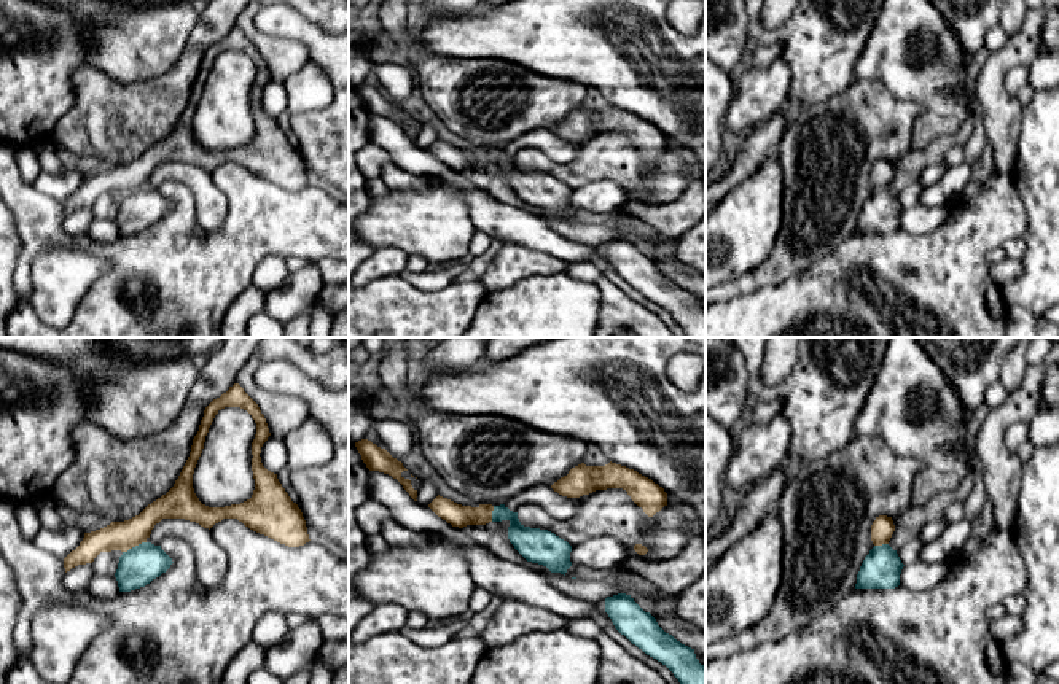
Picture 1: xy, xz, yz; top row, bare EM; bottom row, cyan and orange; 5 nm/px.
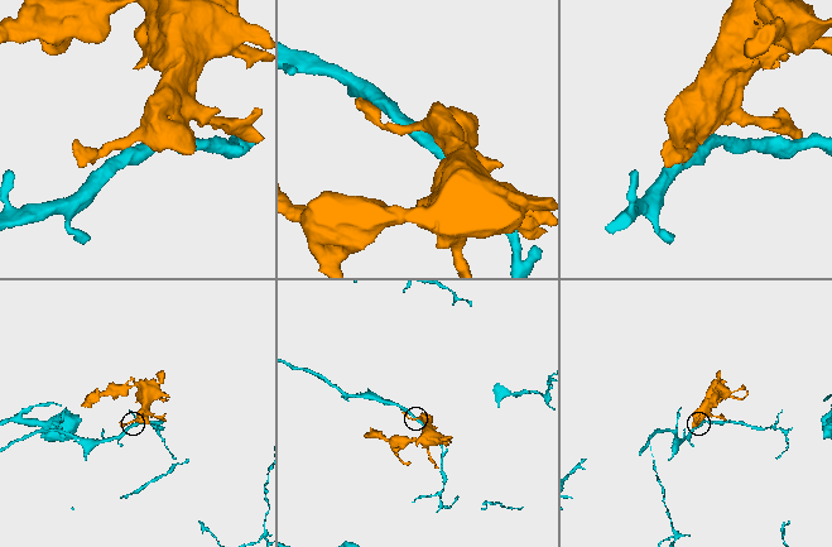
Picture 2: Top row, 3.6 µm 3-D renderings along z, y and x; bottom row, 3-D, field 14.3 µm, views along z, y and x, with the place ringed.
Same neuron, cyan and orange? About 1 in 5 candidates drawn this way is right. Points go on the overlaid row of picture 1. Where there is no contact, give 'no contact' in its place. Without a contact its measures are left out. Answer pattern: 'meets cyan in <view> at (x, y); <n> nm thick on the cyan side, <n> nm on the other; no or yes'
meets cyan in xy at (136, 546); 200 nm thick on the cyan side, 140 nm on the other; no

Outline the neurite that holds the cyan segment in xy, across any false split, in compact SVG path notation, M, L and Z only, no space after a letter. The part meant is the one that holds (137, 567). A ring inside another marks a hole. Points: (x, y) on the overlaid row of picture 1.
M142 542L127 552L123 552L115 573L119 592L145 587L166 573L172 563L172 558L161 549L161 546L151 542Z

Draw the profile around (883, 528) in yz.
M879 515L871 525L871 541L874 546L889 544L892 534L895 531L895 525L892 517Z

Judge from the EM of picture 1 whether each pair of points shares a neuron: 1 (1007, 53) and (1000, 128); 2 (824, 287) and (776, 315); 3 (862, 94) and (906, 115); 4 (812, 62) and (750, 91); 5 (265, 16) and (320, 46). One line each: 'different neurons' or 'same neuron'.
1: same neuron
2: same neuron
3: same neuron
4: different neurons
5: same neuron

